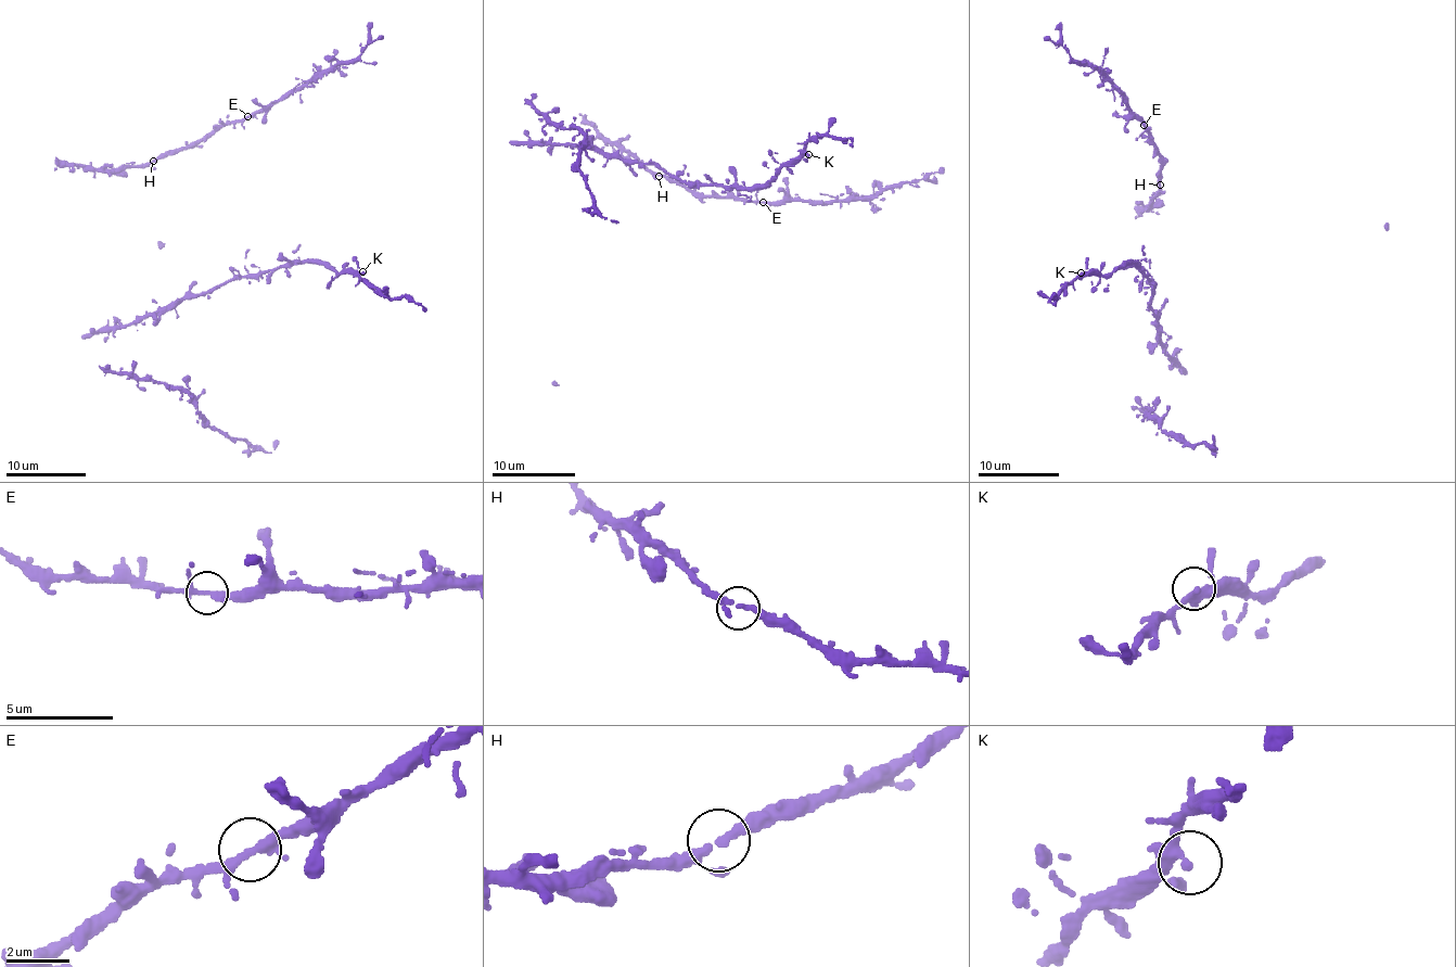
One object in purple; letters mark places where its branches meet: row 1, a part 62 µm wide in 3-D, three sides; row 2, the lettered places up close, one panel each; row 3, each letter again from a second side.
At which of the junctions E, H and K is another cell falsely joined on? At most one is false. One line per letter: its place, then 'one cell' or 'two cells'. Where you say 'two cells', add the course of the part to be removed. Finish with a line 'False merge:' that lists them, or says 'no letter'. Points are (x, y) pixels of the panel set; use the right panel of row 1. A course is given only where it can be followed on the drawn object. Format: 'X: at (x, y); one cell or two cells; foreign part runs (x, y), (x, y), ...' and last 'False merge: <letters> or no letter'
E: at (1144, 125); one cell
H: at (1160, 185); one cell
K: at (1081, 272); one cell
False merge: no letter

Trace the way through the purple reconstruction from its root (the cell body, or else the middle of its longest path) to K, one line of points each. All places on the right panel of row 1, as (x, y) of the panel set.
K: (1152, 283), (1135, 265), (1125, 261), (1102, 275), (1081, 272)

